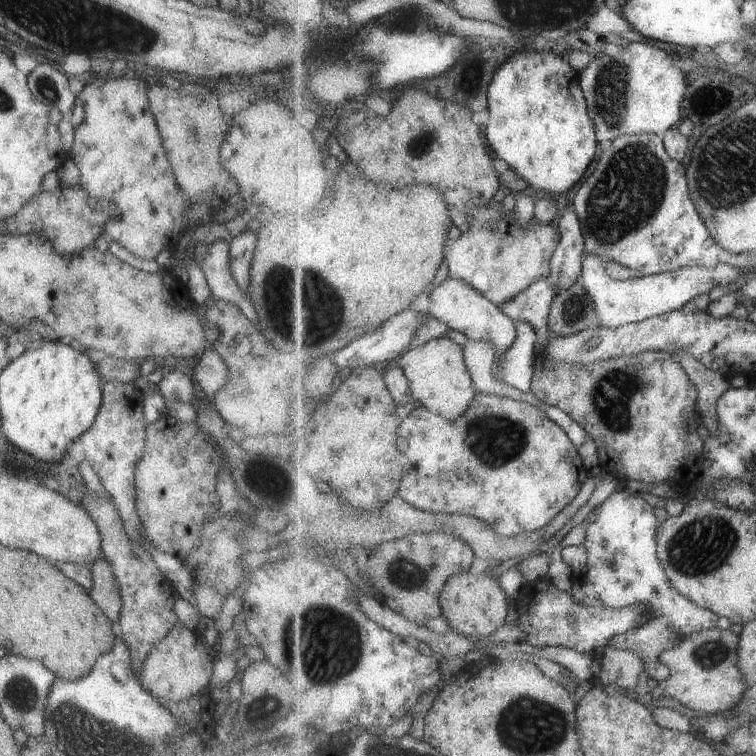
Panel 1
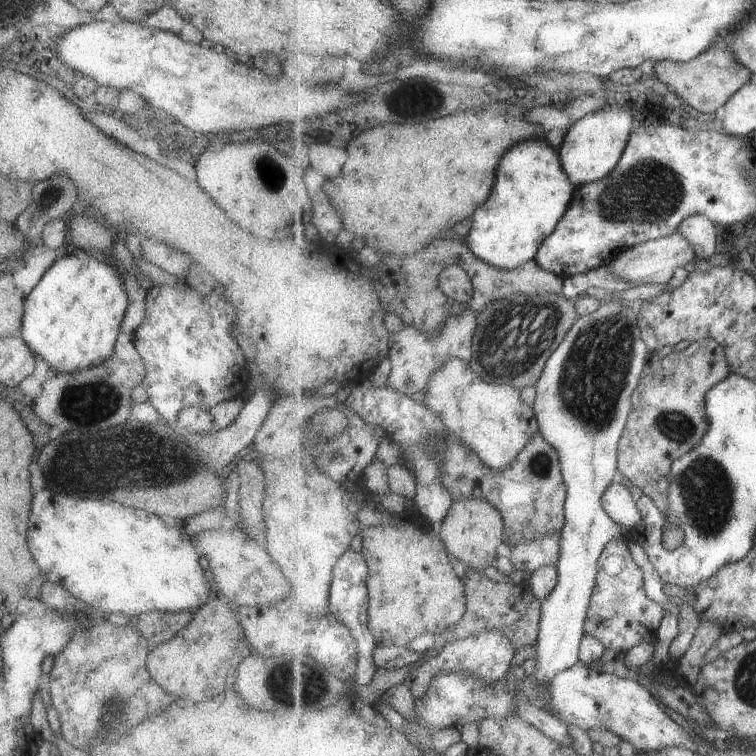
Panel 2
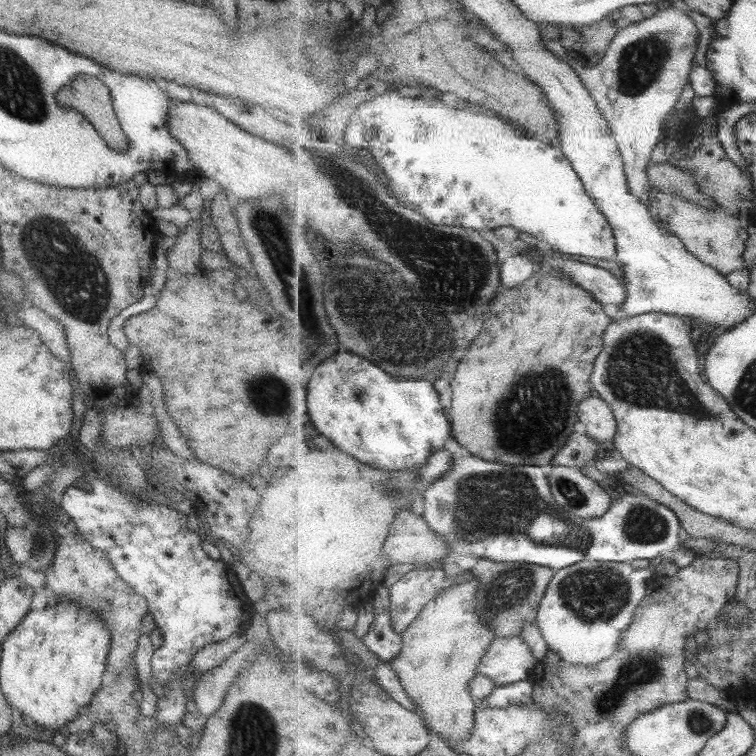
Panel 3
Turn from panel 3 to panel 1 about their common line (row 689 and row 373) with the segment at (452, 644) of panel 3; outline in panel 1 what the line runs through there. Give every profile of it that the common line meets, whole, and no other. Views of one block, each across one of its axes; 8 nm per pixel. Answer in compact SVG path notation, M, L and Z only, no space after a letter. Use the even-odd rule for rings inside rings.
M443 336L407 351L397 360L408 379L412 398L448 422L454 422L464 416L479 393L464 356L462 346Z

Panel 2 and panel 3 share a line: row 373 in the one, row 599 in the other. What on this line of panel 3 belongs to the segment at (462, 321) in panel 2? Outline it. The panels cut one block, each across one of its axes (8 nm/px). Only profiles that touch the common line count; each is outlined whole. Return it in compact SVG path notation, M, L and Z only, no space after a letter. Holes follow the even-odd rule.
M418 566L413 570L408 571L402 575L399 580L390 585L388 589L389 598L389 616L391 616L391 626L393 630L398 632L400 635L409 628L409 624L415 620L421 612L423 612L423 607L428 603L428 601L437 598L439 592L445 592L449 586L455 584L461 584L461 582L471 582L475 580L476 574L473 573L472 569L468 571L465 570L461 575L455 577L451 580L447 577L447 572L444 568L424 568Z

